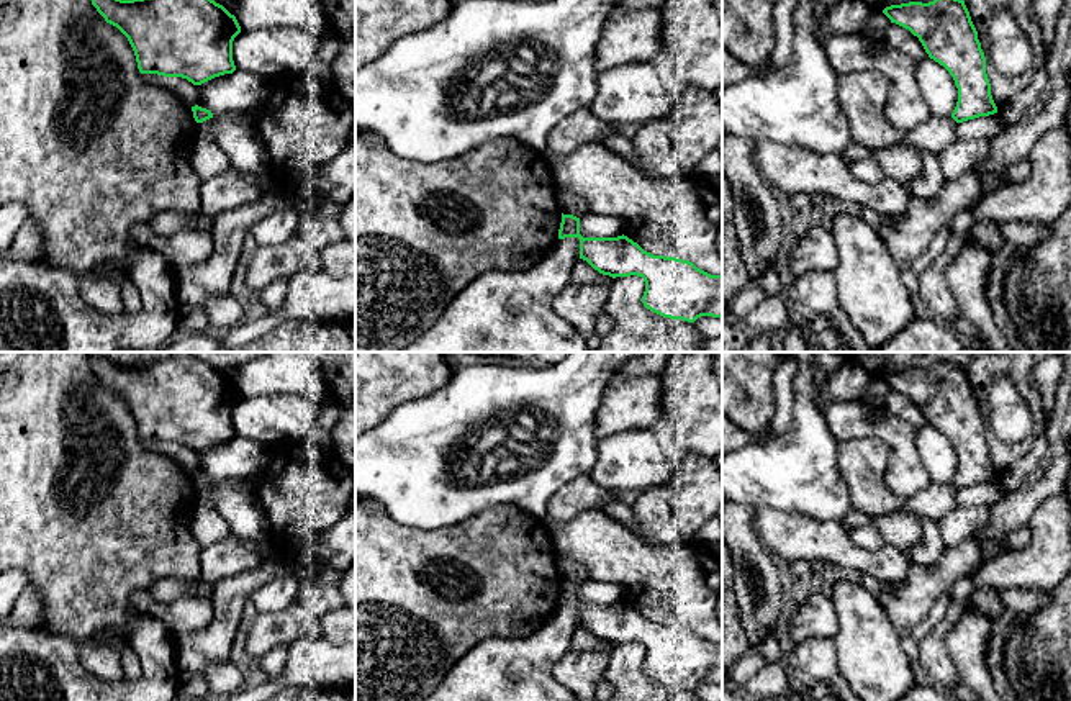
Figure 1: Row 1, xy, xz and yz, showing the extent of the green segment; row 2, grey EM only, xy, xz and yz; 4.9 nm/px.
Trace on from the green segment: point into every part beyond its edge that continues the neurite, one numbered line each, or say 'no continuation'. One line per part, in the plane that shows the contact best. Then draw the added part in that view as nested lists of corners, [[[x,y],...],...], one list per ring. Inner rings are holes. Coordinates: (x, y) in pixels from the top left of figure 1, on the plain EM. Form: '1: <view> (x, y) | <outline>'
no continuation

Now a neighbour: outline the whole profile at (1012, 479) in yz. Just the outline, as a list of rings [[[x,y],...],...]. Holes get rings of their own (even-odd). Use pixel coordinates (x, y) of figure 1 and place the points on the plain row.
[[[1043,432],[1033,441],[1032,449],[1024,457],[1020,457],[1009,470],[997,477],[1002,498],[1022,486],[1027,477],[1035,472],[1046,450],[1048,439]]]

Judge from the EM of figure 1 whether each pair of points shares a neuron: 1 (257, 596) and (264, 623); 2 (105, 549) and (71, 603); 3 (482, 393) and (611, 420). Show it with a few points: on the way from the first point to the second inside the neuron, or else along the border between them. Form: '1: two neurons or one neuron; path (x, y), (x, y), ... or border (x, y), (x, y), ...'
1: two neurons; border (295, 600), (279, 610), (261, 613)
2: one neuron; path (92, 562), (84, 570), (84, 590)
3: two neurons; border (610, 380), (596, 413), (598, 439)

